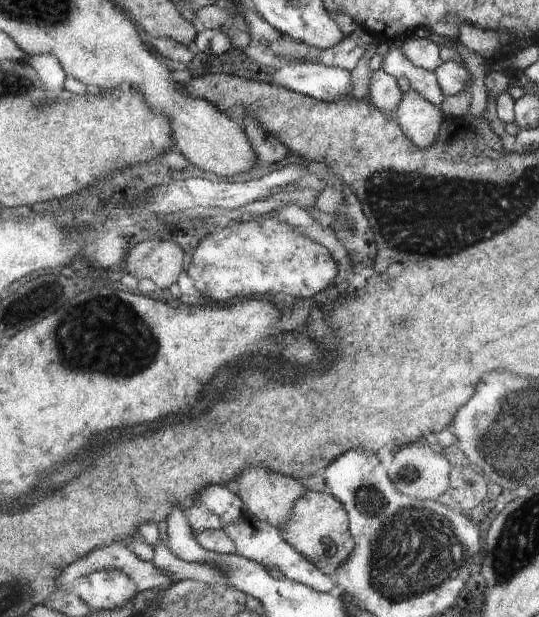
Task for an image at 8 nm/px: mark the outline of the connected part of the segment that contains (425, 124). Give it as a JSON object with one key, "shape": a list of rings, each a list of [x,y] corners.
{"shape":[[[410,88],[399,103],[395,119],[408,137],[426,149],[433,146],[440,134],[445,119],[440,107],[427,102],[421,94]]]}

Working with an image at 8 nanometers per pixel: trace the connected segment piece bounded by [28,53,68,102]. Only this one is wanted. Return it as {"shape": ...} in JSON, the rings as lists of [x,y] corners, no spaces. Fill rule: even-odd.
{"shape":[[[51,53],[35,55],[28,59],[31,66],[35,67],[46,86],[50,102],[54,101],[65,90],[66,70],[61,61]]]}

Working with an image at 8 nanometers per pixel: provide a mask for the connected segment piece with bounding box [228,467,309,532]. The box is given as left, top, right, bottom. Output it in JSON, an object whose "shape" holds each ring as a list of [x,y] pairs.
{"shape":[[[251,467],[246,469],[237,481],[228,486],[236,495],[239,495],[248,508],[249,514],[263,519],[275,525],[281,532],[281,528],[288,524],[294,516],[296,501],[305,497],[308,488],[299,480],[269,471],[268,468]]]}

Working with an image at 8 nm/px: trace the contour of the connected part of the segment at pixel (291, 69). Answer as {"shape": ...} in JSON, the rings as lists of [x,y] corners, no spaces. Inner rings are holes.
{"shape":[[[315,63],[287,65],[275,70],[273,84],[322,101],[335,102],[349,92],[351,73]]]}

